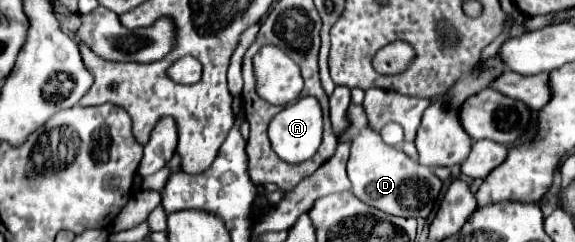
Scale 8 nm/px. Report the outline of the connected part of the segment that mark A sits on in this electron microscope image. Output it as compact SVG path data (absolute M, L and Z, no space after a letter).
M302 97L296 103L284 107L270 123L268 135L272 141L272 149L282 161L288 163L302 163L313 157L322 143L323 113L320 103L314 97Z

